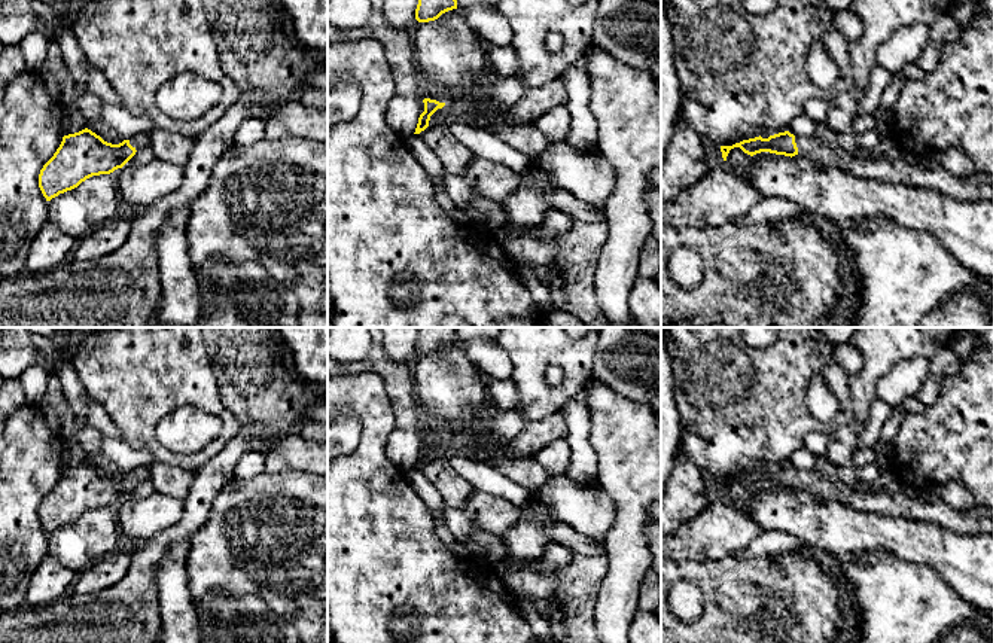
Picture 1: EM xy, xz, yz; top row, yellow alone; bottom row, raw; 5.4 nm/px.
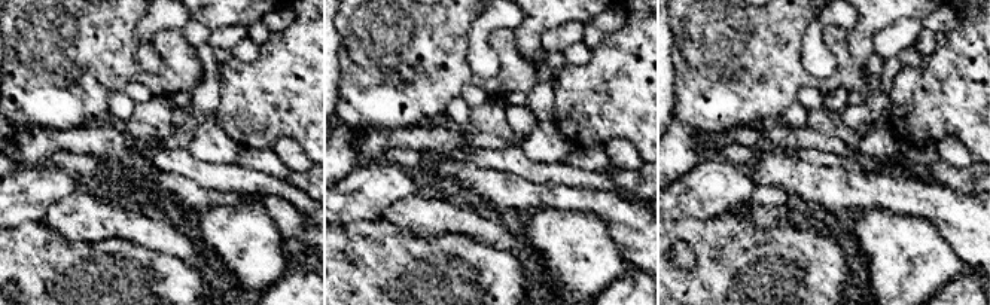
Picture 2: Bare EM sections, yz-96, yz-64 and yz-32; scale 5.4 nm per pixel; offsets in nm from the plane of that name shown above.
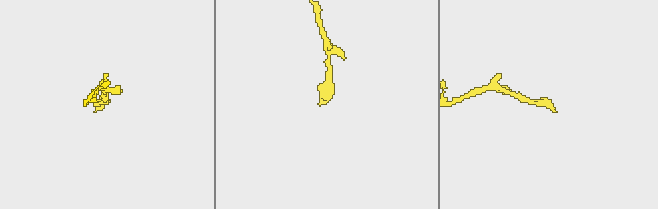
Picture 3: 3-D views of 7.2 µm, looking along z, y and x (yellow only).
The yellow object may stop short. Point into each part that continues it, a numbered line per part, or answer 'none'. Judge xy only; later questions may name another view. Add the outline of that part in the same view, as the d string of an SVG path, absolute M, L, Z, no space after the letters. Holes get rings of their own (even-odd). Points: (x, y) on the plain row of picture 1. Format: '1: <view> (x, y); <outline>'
1: xy (142, 474); M138 467L135 469L134 472L130 472L130 478L135 482L135 484L140 484L146 479L150 478L150 470L149 467Z

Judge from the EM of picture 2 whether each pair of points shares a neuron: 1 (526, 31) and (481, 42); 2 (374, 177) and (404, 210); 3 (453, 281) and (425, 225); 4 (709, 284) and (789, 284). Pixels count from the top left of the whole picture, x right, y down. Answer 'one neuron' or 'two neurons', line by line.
1: two neurons
2: two neurons
3: two neurons
4: one neuron

